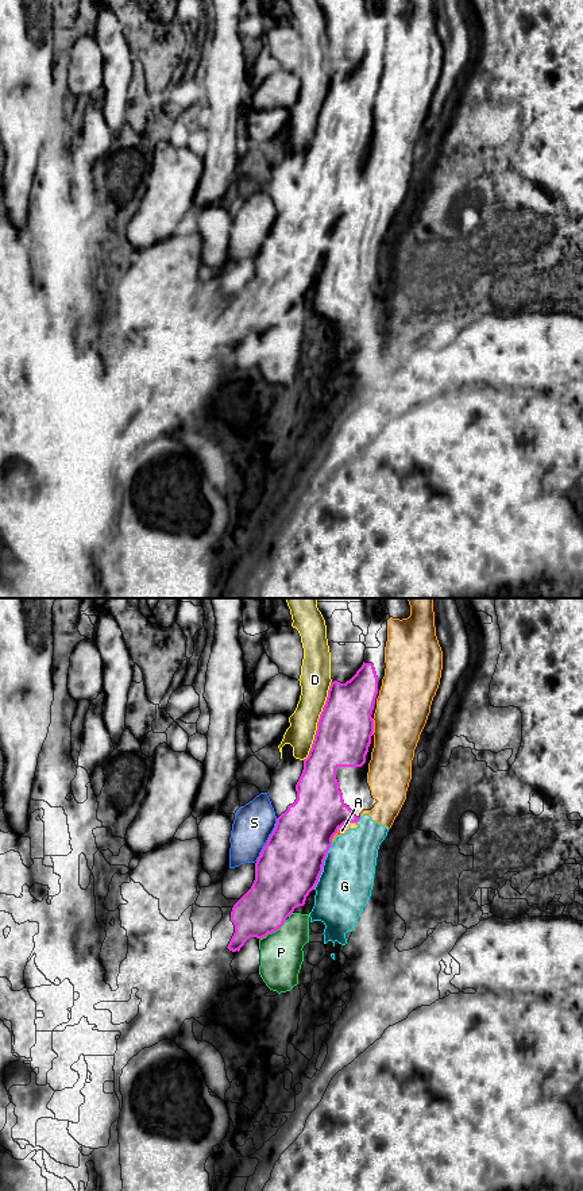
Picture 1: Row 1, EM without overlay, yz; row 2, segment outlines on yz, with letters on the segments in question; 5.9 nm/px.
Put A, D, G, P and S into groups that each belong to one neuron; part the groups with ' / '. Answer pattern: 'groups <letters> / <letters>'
groups A G / D P / S

